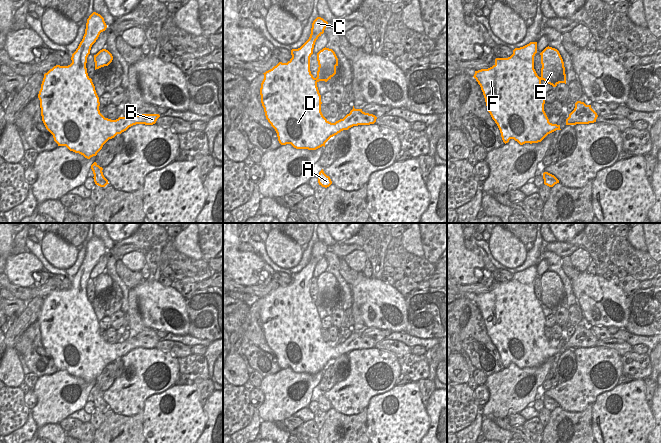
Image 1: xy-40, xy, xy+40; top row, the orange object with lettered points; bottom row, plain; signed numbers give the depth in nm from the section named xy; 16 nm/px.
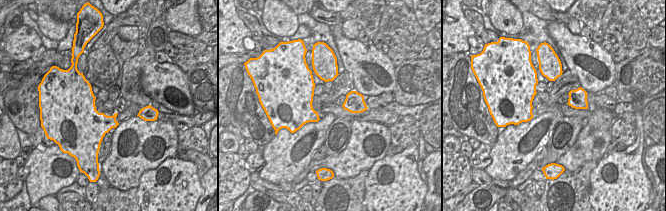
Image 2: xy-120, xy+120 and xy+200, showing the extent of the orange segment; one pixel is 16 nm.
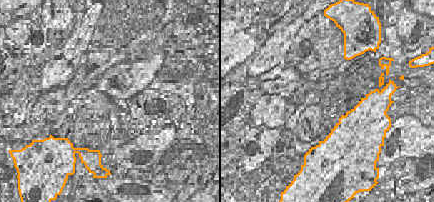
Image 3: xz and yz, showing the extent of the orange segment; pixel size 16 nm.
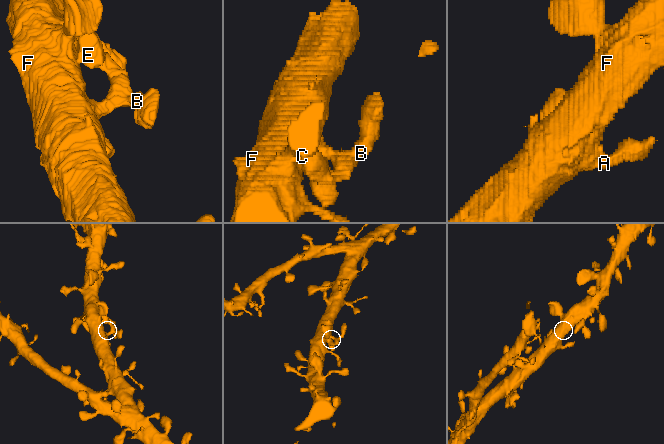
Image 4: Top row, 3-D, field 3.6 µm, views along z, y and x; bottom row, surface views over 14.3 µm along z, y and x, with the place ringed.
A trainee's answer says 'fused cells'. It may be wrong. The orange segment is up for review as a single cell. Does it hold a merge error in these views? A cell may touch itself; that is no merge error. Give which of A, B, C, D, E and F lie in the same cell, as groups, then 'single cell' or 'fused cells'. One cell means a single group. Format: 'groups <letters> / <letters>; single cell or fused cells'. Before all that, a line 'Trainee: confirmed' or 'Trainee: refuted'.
Trainee: refuted
groups A B C D E F; single cell

